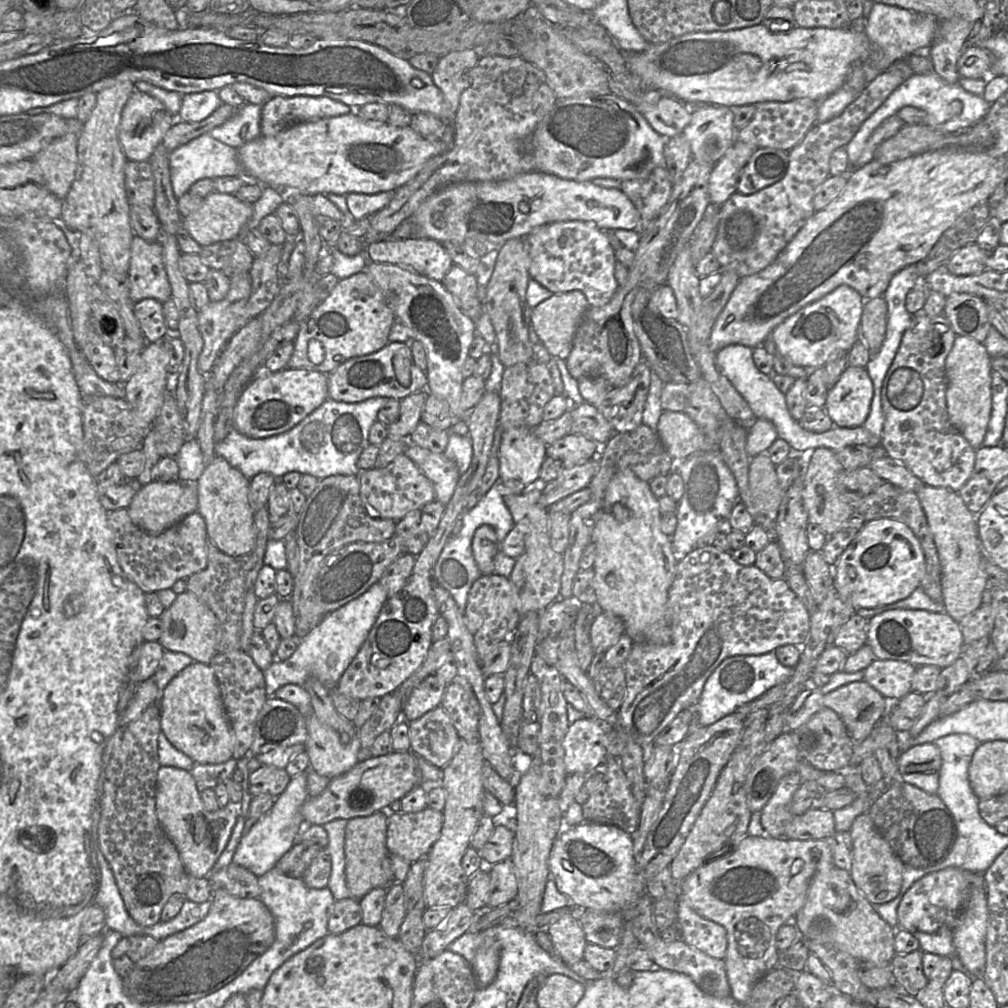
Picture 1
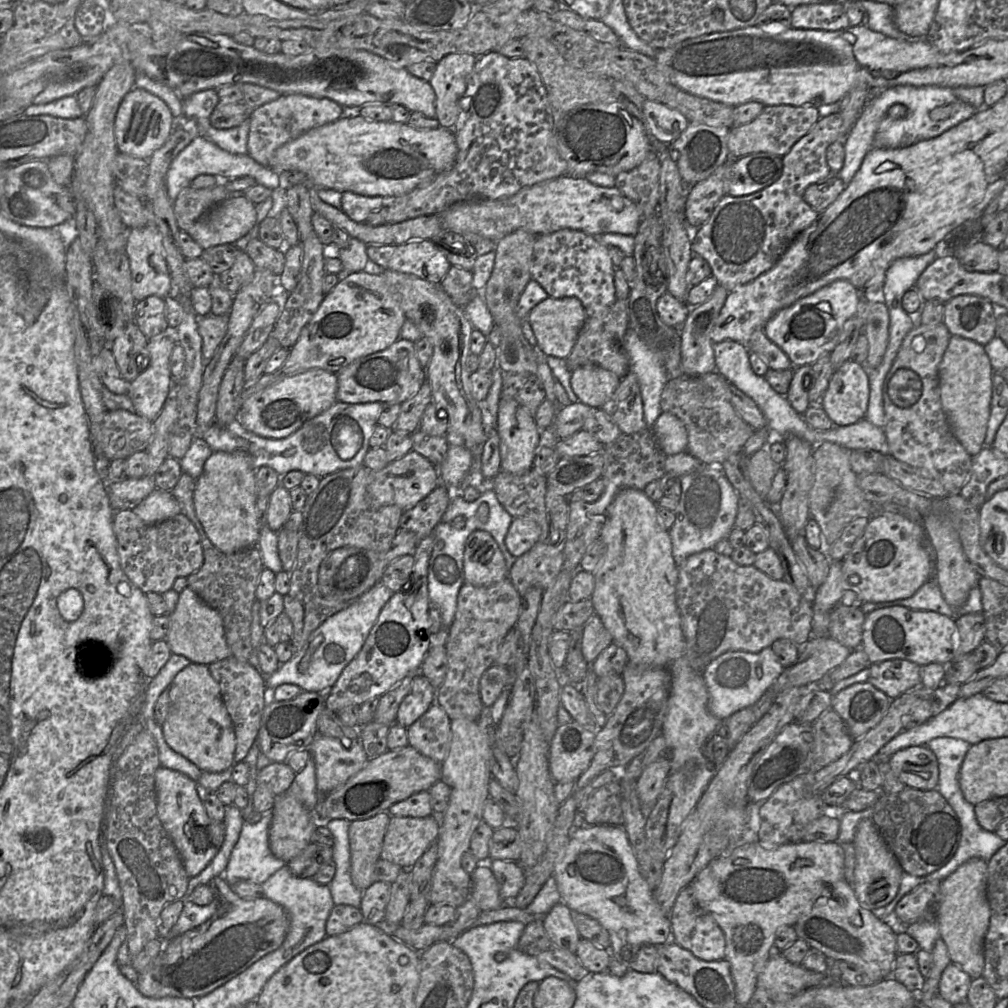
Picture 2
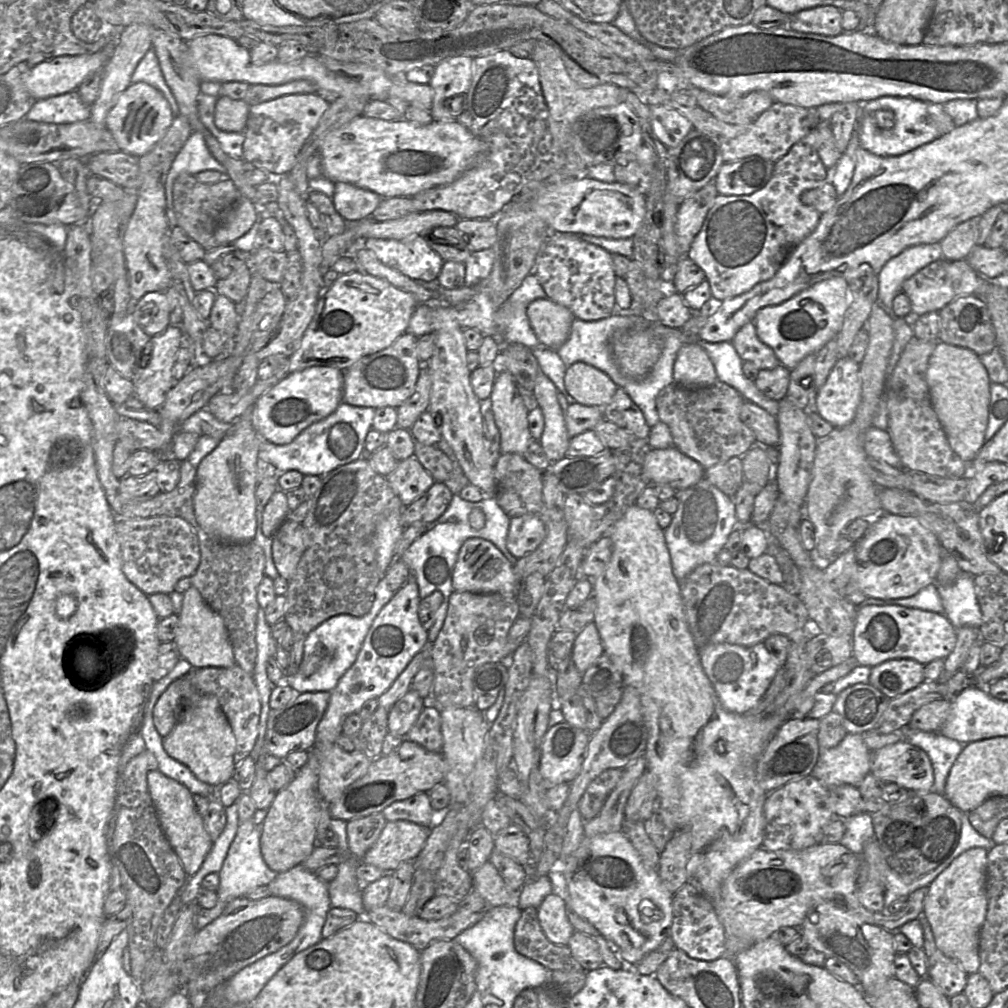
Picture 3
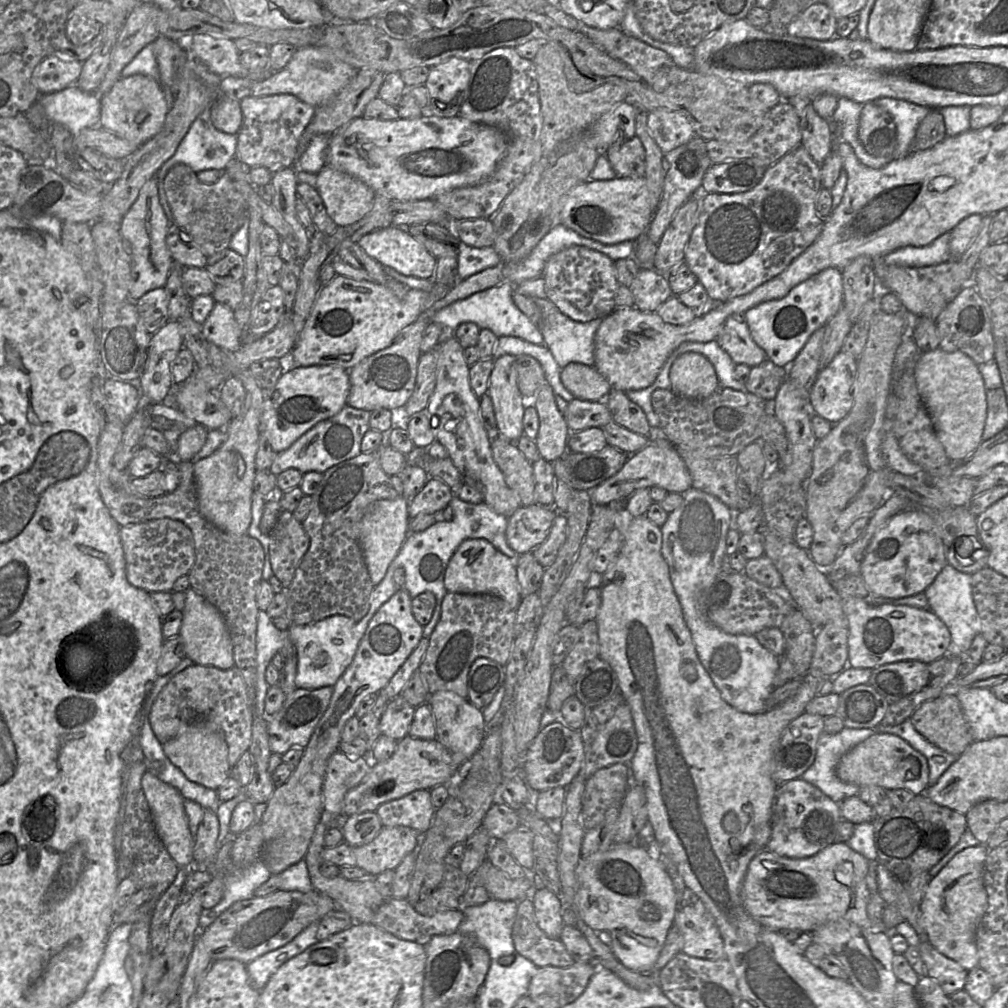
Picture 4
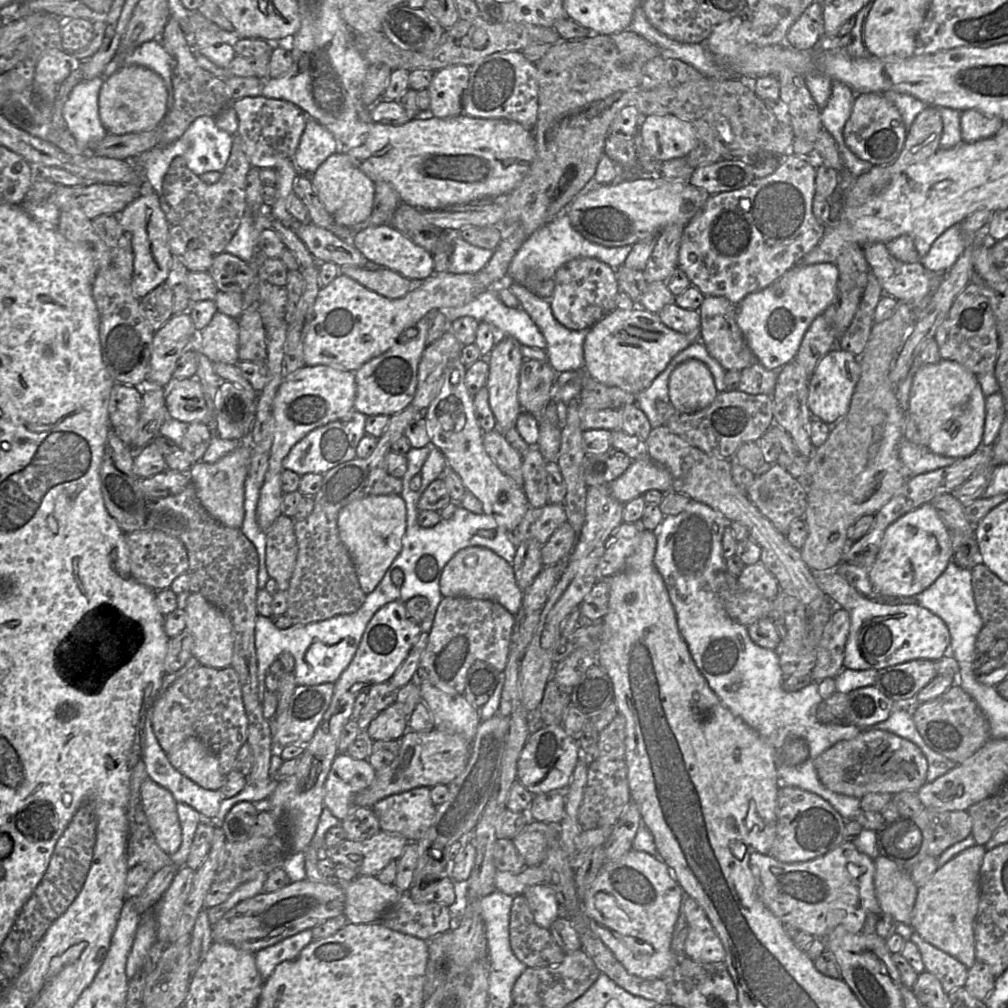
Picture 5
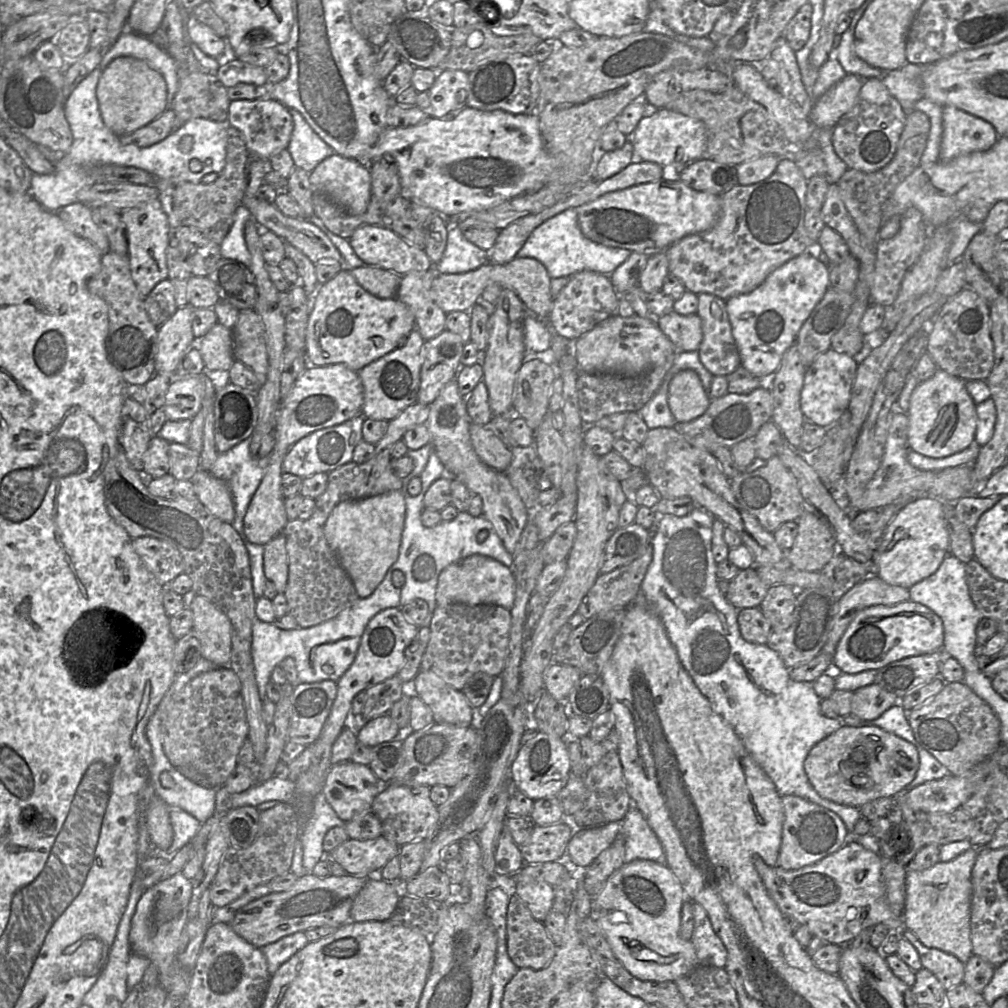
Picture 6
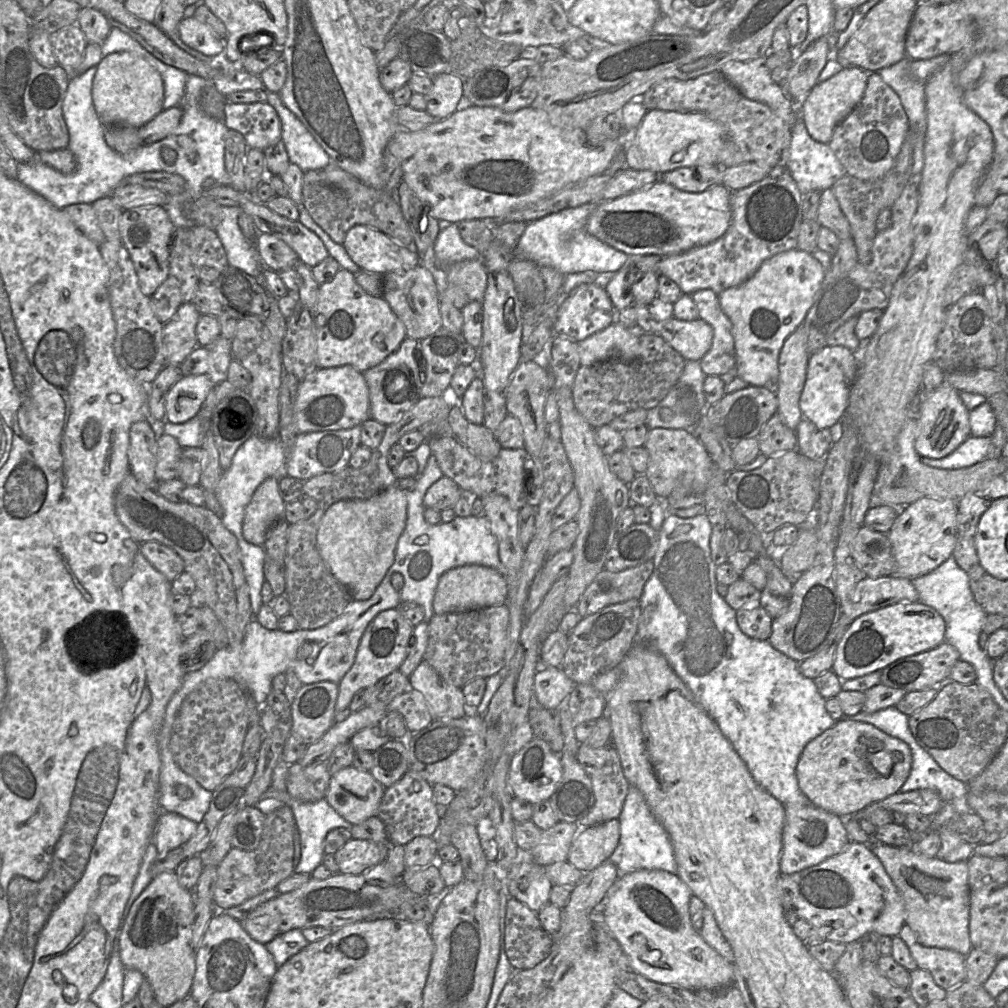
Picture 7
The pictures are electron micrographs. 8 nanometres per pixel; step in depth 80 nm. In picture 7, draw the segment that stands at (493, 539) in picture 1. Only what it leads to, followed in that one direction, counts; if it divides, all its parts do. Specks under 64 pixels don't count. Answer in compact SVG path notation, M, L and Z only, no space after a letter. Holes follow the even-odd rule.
M465 565L448 570L438 580L433 600L434 613L463 612L506 604L508 583L498 571L481 565Z

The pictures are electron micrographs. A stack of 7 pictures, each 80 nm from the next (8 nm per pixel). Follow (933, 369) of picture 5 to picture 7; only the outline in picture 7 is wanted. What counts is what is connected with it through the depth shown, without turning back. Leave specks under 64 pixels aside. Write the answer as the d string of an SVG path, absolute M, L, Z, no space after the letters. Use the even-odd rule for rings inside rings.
M944 382L921 404L915 449L921 457L940 459L952 453L970 435L969 410L964 406L959 392Z

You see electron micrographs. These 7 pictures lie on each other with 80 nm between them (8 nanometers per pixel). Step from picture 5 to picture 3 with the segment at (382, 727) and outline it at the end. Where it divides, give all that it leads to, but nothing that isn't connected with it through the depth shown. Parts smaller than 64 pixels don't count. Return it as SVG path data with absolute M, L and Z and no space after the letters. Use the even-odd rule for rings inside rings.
M410 690L388 712L388 733L405 737L425 706L425 699Z

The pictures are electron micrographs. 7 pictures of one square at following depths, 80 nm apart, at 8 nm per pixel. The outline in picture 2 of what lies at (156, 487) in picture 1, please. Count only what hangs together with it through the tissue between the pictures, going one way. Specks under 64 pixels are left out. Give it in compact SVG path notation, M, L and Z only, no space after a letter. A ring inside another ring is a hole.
M155 489L133 512L148 524L157 524L181 513L181 507L171 491Z

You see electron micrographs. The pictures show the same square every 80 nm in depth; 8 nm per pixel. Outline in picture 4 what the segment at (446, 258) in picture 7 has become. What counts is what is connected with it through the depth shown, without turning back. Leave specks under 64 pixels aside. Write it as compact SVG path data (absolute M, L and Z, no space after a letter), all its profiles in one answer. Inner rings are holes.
M460 242L458 245L458 276L465 280L487 268L497 266L501 258L493 246L477 248Z

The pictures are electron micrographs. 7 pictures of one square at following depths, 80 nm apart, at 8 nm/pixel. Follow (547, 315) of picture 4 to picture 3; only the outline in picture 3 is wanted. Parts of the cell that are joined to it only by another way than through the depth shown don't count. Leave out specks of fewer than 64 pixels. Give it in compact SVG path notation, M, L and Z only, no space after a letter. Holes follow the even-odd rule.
M615 312L611 316L597 321L583 321L575 318L567 341L556 351L564 364L568 367L576 362L584 362L605 372L615 384L623 388L630 379L616 362L612 348L611 336L618 330L643 329L650 321L634 313Z

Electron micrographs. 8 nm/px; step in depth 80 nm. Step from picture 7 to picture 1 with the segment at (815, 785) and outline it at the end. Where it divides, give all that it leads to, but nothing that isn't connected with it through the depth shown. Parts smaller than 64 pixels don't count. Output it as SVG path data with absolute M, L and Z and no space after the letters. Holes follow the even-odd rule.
M933 742L912 746L899 755L897 763L903 781L937 794L941 754Z

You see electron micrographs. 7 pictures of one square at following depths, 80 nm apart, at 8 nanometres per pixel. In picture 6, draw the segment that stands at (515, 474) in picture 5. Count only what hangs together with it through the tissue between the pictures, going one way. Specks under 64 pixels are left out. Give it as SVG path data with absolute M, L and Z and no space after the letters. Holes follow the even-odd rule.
M472 422L469 432L472 446L480 460L492 469L504 472L512 460L511 448L507 448L487 425Z

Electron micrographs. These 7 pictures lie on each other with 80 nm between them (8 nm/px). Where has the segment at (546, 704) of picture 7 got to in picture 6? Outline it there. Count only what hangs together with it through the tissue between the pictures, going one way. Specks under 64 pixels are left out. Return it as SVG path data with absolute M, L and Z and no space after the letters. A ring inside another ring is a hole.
M552 663L543 673L543 689L556 700L565 701L581 676L574 666Z

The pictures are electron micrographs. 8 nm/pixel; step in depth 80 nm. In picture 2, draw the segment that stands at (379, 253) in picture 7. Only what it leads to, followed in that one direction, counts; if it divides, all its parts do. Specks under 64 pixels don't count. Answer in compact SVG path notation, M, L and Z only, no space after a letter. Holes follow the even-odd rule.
M429 239L402 244L369 244L367 253L370 263L432 283L440 283L451 266L442 249Z

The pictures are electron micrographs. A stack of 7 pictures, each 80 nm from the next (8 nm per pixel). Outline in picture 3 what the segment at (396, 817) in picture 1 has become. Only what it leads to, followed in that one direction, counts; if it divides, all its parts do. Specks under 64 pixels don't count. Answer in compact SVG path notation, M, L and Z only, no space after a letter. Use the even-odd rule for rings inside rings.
M406 820L387 822L377 841L359 862L392 873L402 863L418 857L430 829Z

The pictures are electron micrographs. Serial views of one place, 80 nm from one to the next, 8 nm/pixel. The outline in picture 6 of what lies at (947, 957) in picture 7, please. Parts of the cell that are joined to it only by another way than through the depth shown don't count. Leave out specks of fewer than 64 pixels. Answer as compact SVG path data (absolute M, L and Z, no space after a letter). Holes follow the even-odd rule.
M906 928L901 930L900 936L912 944L919 955L922 967L934 974L946 991L963 982L965 964L957 957L924 946L915 934Z

